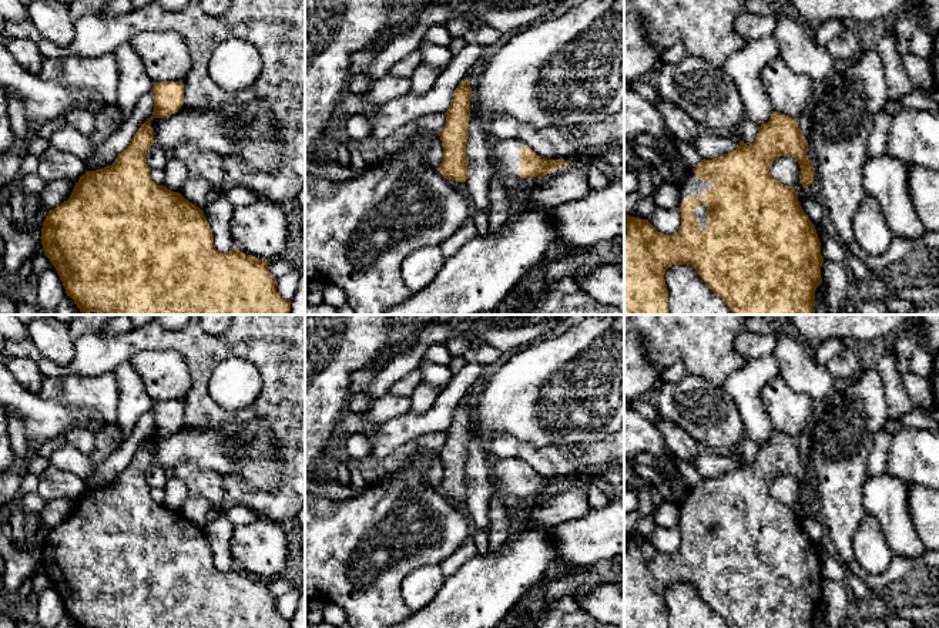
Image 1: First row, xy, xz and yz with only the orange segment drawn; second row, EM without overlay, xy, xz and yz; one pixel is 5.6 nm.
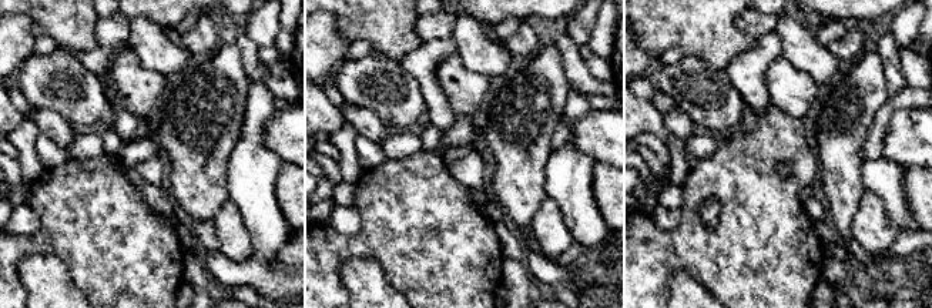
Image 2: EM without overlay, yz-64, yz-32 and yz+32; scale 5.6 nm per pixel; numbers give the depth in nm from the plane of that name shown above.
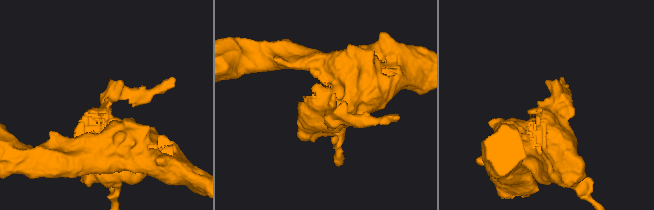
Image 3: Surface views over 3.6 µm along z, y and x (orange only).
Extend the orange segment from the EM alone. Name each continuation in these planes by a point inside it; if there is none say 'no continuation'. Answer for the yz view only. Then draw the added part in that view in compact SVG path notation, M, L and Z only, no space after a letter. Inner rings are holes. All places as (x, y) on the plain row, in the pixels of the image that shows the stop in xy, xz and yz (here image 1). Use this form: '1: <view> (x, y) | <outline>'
1: yz (701, 531) | M701 523L698 528L694 530L694 535L700 538L700 547L707 547L707 524Z

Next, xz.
1: xz (505, 473) | M494 459L492 463L492 481L497 493L500 493L504 498L509 496L519 497L519 488L520 488L520 466L523 463L517 459Z

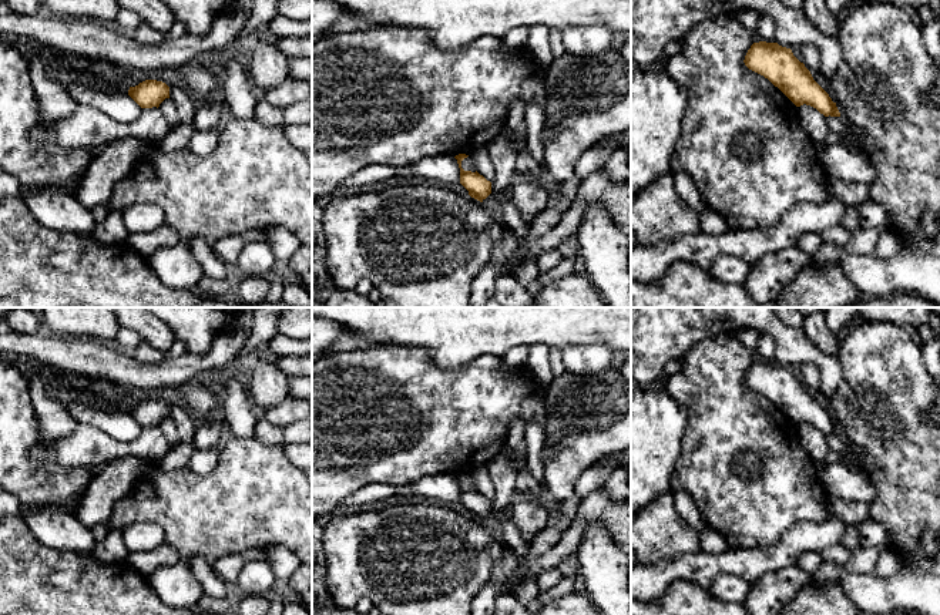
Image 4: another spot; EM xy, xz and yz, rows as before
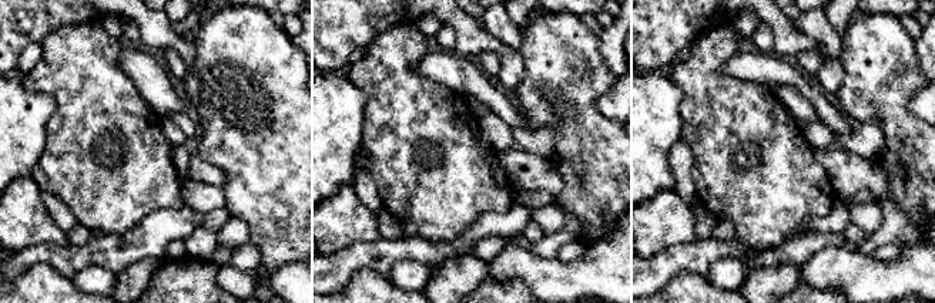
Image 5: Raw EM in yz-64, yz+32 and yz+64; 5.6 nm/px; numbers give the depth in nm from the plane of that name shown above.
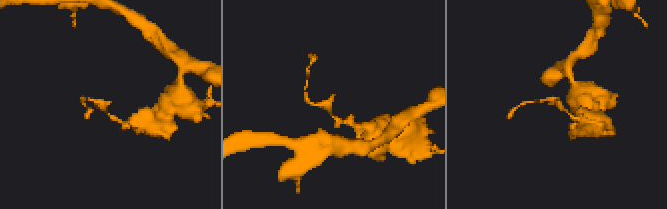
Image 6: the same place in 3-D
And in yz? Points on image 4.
no continuation

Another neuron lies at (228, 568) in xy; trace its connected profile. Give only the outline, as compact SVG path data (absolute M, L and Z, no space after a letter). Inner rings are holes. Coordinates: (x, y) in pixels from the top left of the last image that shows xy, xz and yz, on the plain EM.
M263 547L251 548L239 554L222 557L212 565L212 568L225 584L236 584L244 565L249 561L259 559L266 561L266 552Z

